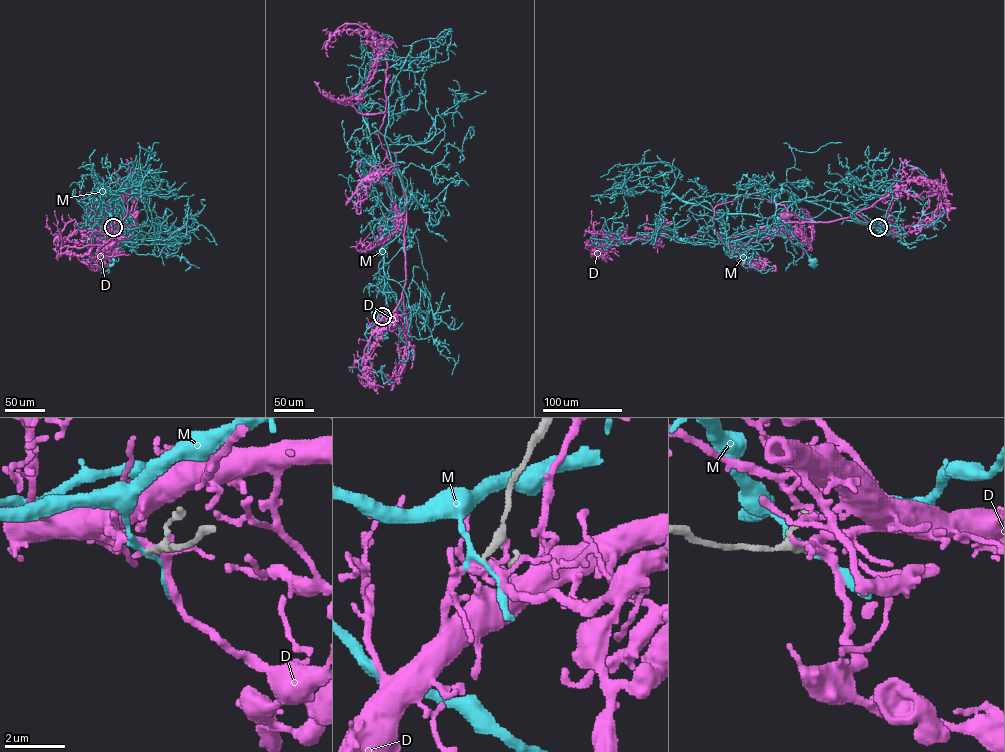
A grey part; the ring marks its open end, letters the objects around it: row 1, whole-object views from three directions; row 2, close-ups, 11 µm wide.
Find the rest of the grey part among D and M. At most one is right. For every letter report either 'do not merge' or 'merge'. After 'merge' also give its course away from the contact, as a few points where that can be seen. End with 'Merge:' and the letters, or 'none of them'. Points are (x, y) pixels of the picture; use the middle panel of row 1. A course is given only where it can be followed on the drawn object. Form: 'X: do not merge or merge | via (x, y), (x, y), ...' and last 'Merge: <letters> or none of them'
D: do not merge
M: do not merge
Merge: none of them

